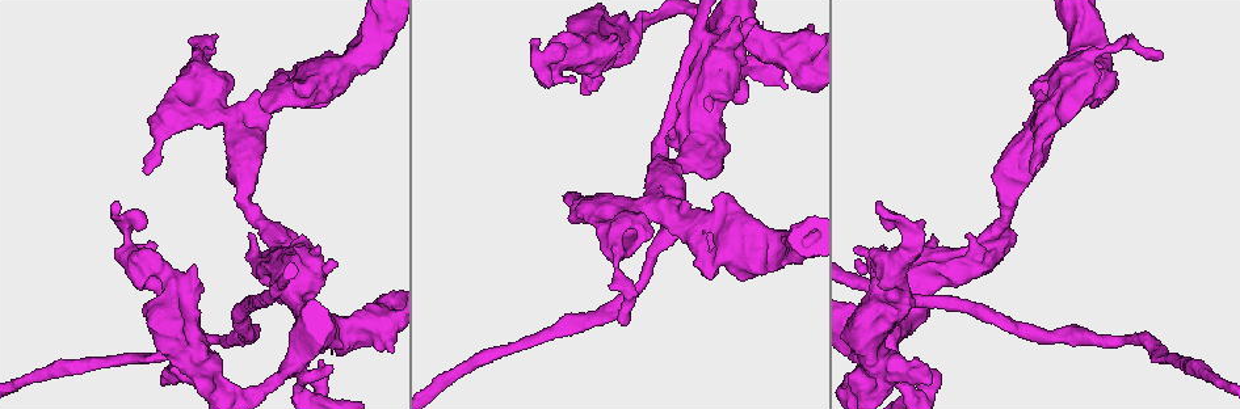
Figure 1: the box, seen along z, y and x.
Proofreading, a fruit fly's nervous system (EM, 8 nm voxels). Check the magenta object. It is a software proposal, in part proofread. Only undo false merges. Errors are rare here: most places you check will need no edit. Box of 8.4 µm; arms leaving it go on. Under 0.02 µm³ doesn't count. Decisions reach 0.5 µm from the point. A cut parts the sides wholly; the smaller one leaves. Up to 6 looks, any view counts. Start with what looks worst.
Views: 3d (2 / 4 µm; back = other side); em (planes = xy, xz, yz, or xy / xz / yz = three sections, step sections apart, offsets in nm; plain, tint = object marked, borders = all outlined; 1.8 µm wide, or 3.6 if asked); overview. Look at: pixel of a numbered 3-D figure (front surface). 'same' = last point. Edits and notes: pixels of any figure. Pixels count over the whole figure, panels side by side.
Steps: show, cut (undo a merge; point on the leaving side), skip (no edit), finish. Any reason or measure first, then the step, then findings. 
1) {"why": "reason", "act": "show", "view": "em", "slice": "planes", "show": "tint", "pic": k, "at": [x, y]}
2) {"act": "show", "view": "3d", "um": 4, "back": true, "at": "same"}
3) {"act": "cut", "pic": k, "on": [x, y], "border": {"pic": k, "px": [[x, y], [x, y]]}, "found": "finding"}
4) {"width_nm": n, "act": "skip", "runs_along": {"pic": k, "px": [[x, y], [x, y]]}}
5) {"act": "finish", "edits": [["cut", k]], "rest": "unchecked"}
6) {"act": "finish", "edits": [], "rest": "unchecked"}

{"why": "abrupt turn", "act": "show", "view": "3d", "um": 4, "pic": 1, "at": [296, 288]}

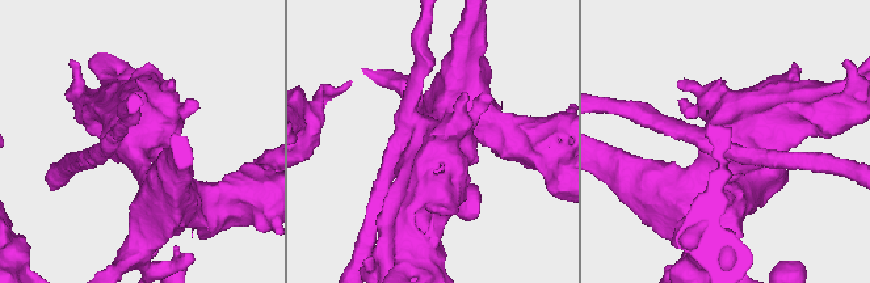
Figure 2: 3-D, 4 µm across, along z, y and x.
{"why": "need the tissue", "act": "show", "view": "em", "um": 3.6, "slice": "planes", "show": "tint", "pic": 2, "at": [744, 138]}

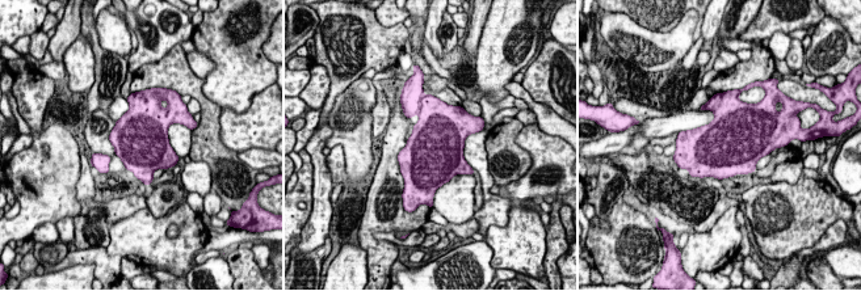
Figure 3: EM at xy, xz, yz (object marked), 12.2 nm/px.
{"width_nm": 700, "act": "skip", "found": "all the same cell"}

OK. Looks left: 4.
{"why": "touches itself", "act": "show", "view": "3d", "um": 2, "pic": 1, "at": [387, 308]}

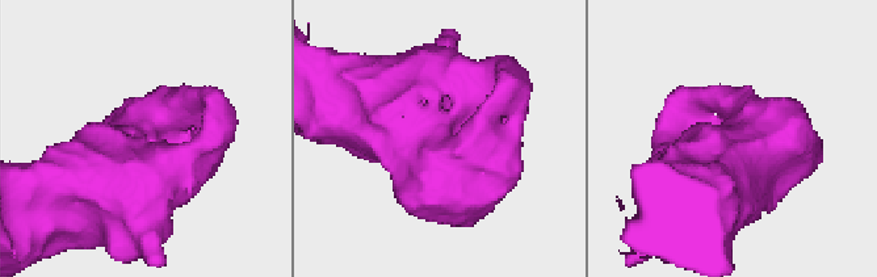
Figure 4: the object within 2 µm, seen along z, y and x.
{"act": "show", "view": "em", "slice": "planes", "show": "tint", "pic": 4, "at": [428, 164]}

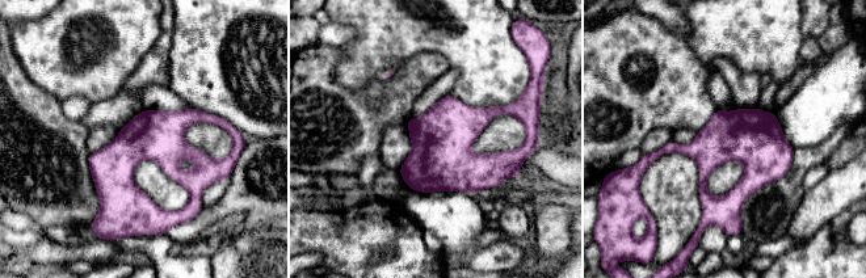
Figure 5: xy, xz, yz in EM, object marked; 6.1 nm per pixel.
{"act": "skip", "found": "all the same cell"}

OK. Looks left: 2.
{"why": "touches itself", "act": "show", "view": "3d", "um": 2, "pic": 1, "at": [886, 382]}

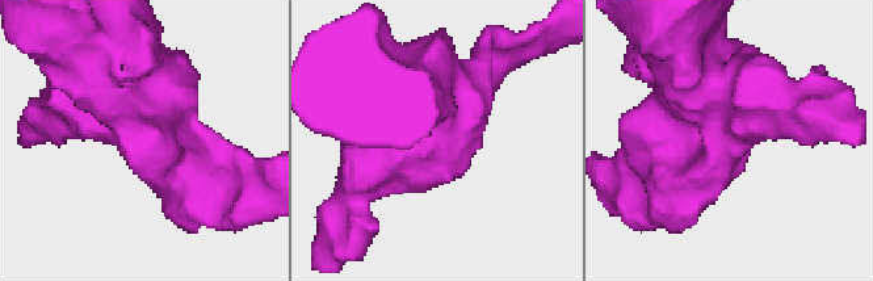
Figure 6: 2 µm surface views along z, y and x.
{"why": "now the EM", "act": "show", "view": "em", "um": 3.6, "slice": "planes", "show": "tint", "pic": 6, "at": [157, 132]}

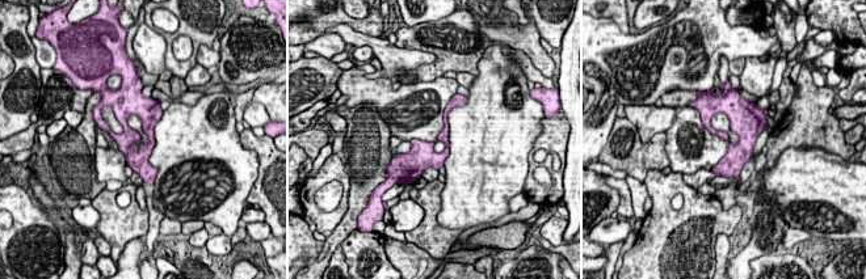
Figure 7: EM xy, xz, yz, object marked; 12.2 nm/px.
{"act": "skip", "runs_along": {"pic": 7, "px": [[139, 104], [147, 113], [148, 178]]}, "found": "all the same cell"}

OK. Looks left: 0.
{"act": "finish", "edits": [], "rest": "unchecked"}

